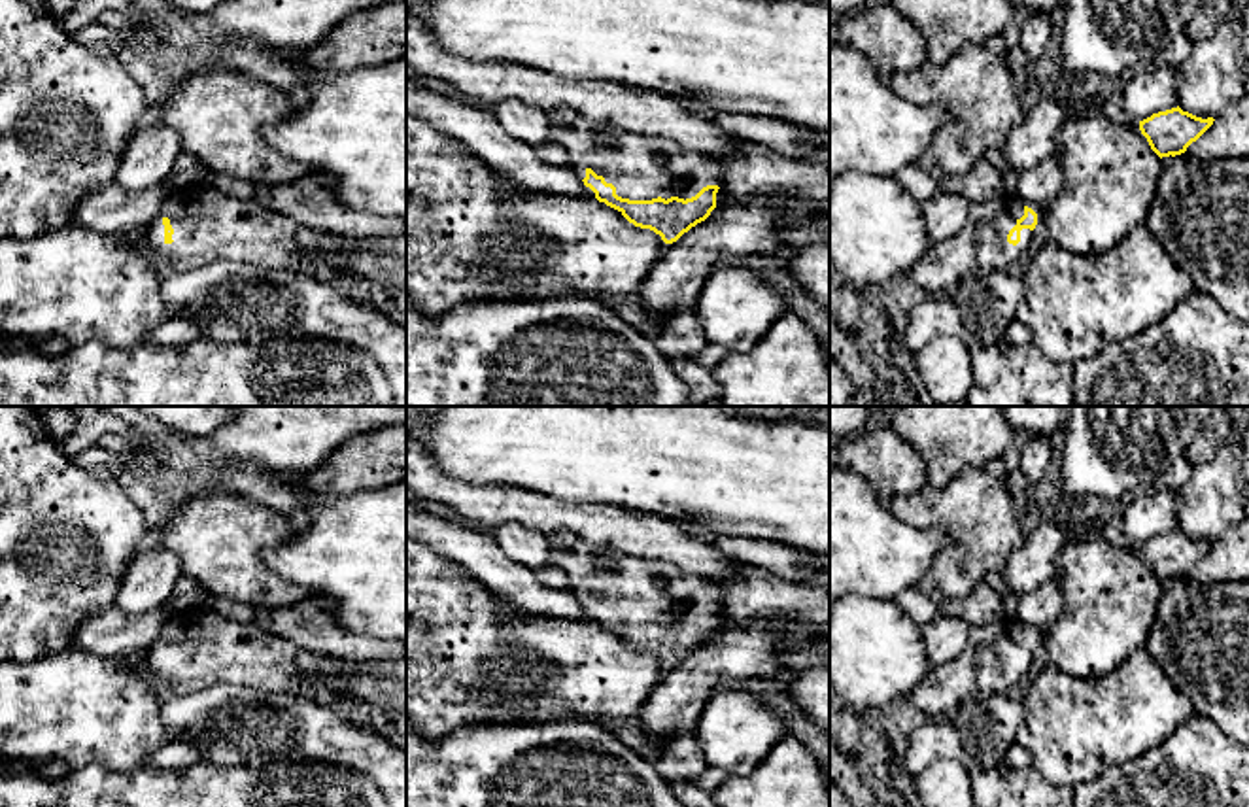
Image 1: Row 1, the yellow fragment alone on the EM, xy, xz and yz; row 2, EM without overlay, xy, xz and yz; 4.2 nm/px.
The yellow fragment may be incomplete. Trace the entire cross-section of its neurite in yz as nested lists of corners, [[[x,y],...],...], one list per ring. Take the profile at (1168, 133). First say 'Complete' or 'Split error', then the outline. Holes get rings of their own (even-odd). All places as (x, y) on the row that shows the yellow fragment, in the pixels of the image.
Complete. [[[1177,106],[1139,121],[1139,130],[1147,138],[1151,149],[1162,159],[1185,153],[1213,121],[1213,117],[1202,119]]]

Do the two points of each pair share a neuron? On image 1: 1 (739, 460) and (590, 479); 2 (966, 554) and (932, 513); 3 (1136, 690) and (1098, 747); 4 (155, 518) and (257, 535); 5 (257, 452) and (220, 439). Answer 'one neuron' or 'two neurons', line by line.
1: one neuron
2: one neuron
3: one neuron
4: two neurons
5: one neuron

